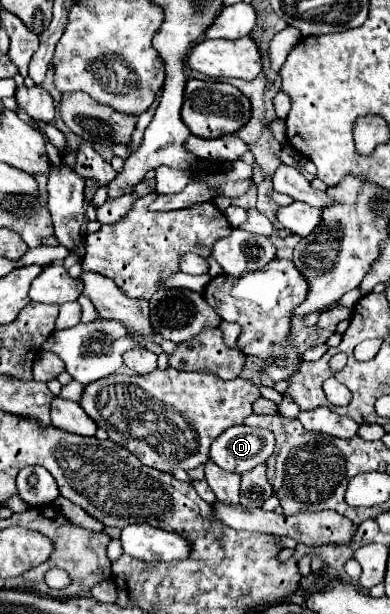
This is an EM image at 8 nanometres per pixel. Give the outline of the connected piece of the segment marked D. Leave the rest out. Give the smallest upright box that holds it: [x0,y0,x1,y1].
[210,425,274,473]

